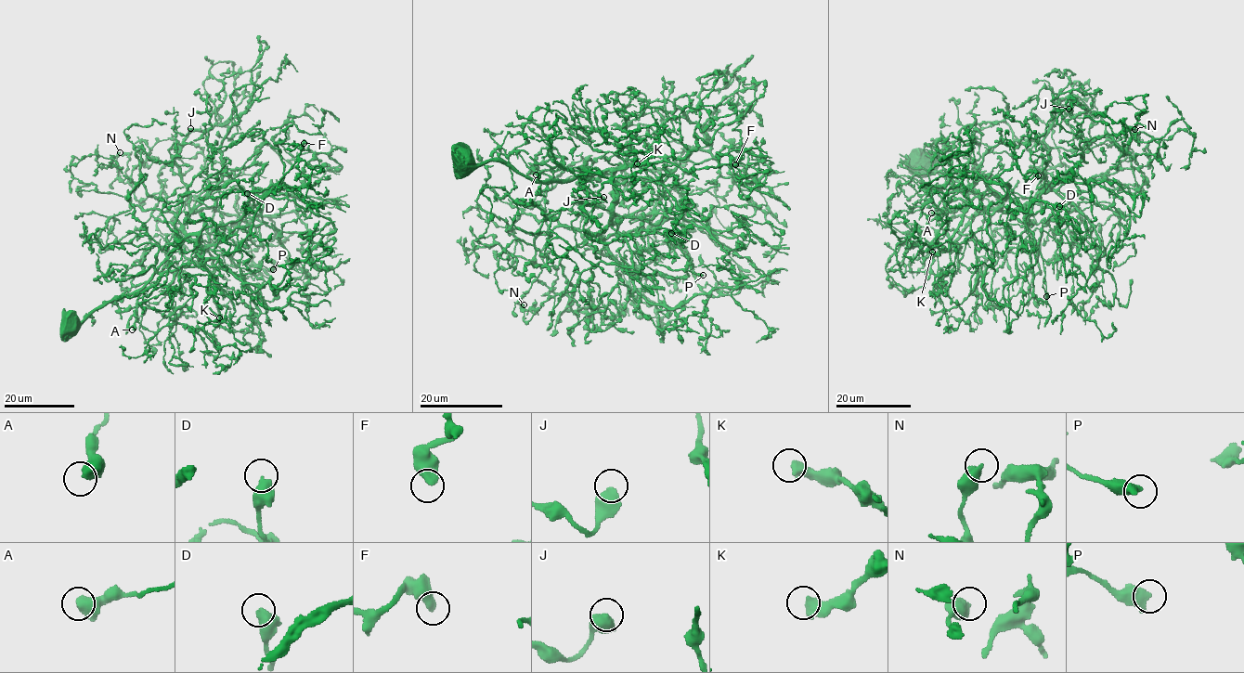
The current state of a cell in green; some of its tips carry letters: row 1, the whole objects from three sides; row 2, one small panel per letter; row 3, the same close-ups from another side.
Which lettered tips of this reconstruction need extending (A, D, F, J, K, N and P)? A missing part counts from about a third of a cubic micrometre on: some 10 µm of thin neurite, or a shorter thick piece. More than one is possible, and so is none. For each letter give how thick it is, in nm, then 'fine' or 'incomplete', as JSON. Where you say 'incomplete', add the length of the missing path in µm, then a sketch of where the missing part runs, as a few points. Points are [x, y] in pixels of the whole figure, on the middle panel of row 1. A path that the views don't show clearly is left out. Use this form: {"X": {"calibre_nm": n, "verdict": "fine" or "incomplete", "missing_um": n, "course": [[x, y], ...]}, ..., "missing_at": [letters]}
{"A": {"calibre_nm": 650, "verdict": "fine"}, "D": {"calibre_nm": 480, "verdict": "fine"}, "F": {"calibre_nm": 500, "verdict": "fine"}, "J": {"calibre_nm": 550, "verdict": "fine"}, "K": {"calibre_nm": 550, "verdict": "fine"}, "N": {"calibre_nm": 600, "verdict": "fine"}, "P": {"calibre_nm": 550, "verdict": "incomplete", "missing_um": 15, "course": [[703, 275], [703, 280], [697, 283], [682, 284], [691, 280], [691, 284]]}, "missing_at": ["P"]}

